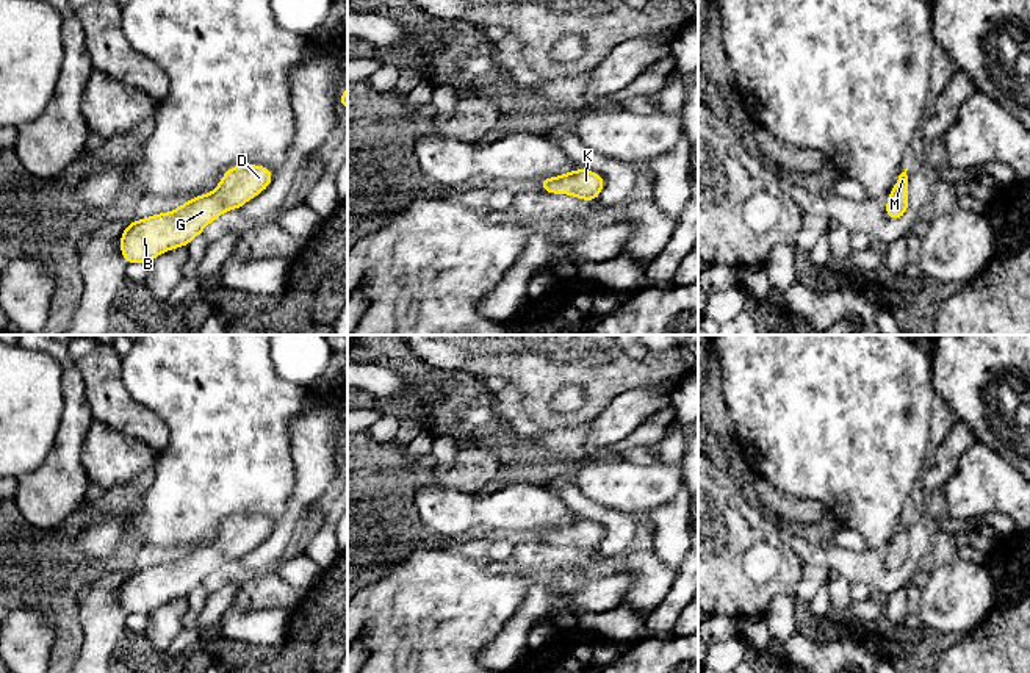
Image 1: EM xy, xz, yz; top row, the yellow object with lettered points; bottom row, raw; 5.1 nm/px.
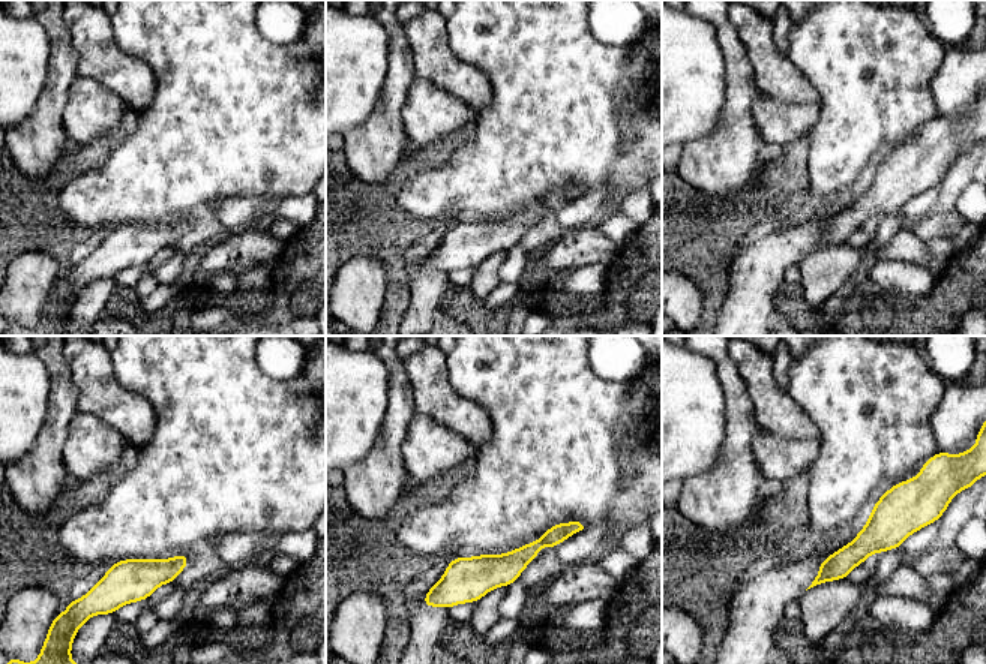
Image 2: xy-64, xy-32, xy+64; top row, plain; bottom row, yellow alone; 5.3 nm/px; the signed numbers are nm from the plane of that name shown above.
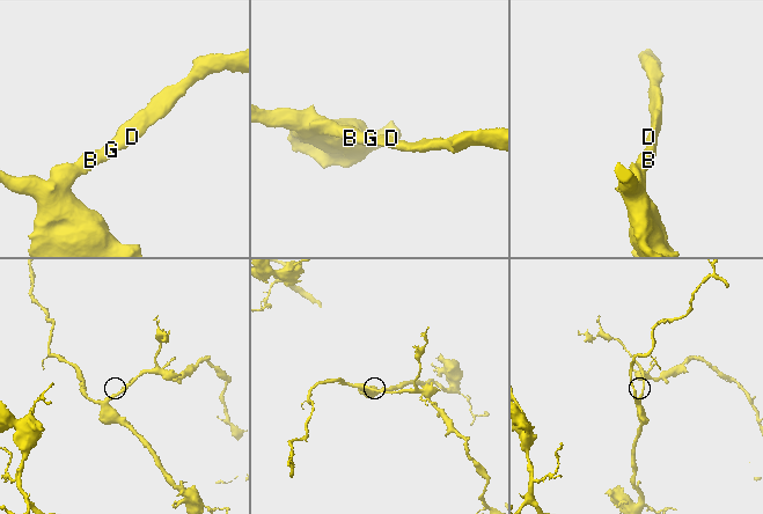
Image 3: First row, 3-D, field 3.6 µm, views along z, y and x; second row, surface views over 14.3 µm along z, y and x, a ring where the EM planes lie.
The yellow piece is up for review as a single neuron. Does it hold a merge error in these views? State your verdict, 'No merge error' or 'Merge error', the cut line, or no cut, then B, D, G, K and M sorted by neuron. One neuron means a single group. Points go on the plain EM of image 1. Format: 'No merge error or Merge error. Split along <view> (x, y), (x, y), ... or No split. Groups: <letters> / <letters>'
No merge error. No split. Groups: B D G K M

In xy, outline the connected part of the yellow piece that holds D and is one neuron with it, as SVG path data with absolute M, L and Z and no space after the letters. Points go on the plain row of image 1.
M232 516L211 543L196 546L174 562L130 571L130 576L121 584L124 612L127 615L150 614L171 599L186 598L222 563L239 560L263 543L272 529L274 523L266 516Z

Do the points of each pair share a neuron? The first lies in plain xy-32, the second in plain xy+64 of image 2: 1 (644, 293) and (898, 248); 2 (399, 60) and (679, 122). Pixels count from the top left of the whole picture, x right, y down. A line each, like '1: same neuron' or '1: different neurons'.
1: different neurons
2: different neurons

